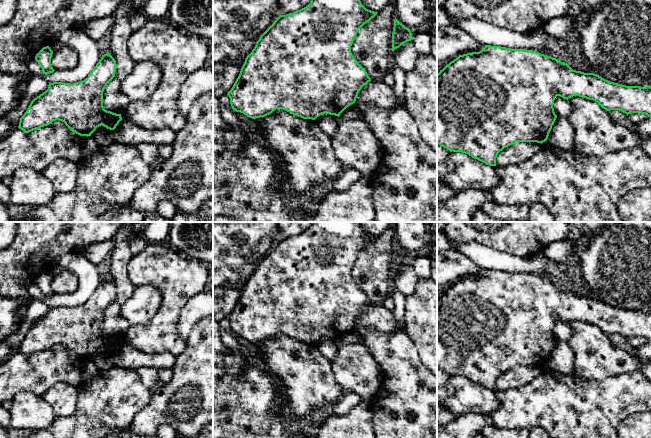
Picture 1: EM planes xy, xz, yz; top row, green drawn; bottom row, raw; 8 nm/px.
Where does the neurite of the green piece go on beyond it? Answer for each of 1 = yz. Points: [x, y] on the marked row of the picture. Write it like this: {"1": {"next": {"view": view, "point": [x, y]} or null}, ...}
{"1": {"next": null}}

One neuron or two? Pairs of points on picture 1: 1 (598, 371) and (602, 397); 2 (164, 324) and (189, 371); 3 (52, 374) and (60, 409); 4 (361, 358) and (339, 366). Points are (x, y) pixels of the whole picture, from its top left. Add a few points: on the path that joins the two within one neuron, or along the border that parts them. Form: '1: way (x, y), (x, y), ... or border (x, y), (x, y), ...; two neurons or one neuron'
1: border (622, 374), (603, 379), (584, 379), (576, 376); two neurons
2: border (186, 340), (186, 348), (176, 357); two neurons
3: border (77, 386), (56, 382), (42, 396); two neurons
4: way (356, 363), (353, 366), (344, 366); one neuron

